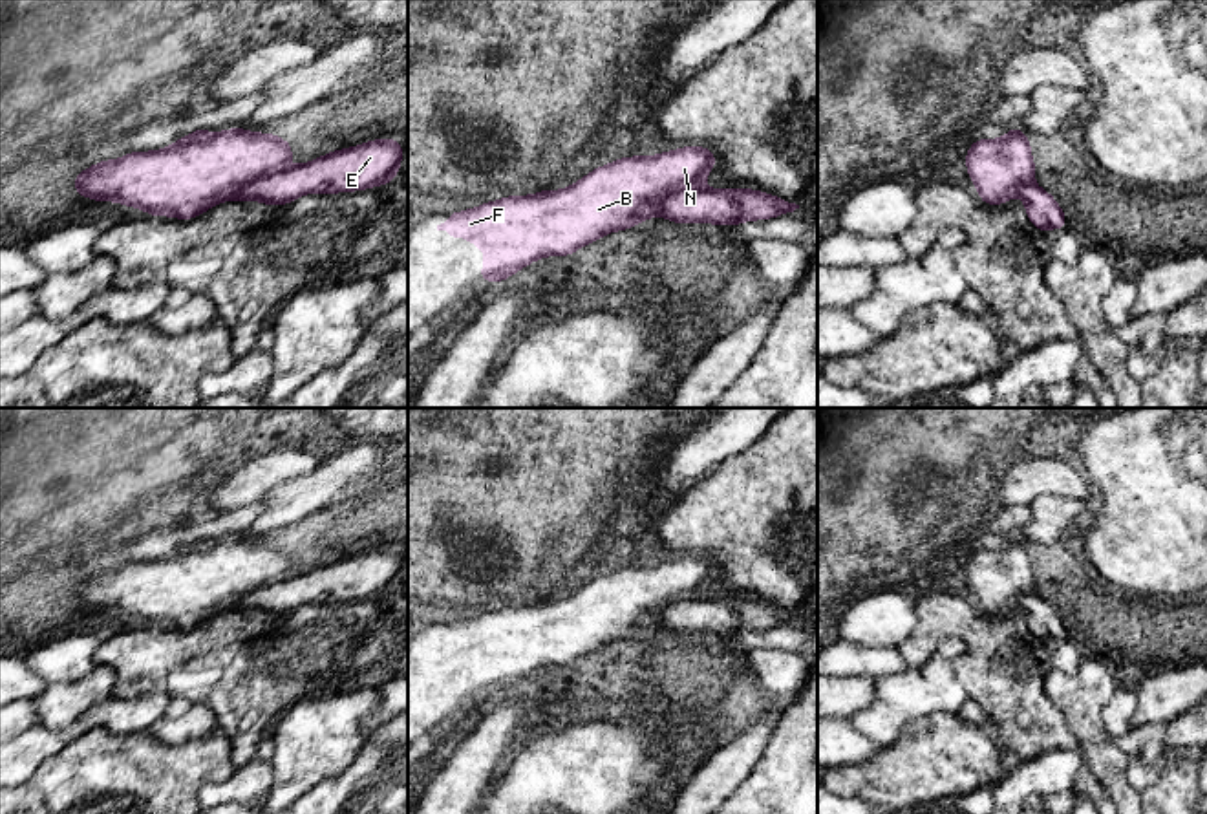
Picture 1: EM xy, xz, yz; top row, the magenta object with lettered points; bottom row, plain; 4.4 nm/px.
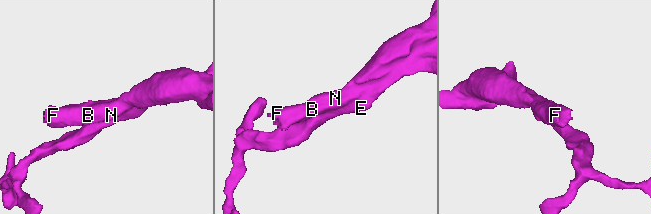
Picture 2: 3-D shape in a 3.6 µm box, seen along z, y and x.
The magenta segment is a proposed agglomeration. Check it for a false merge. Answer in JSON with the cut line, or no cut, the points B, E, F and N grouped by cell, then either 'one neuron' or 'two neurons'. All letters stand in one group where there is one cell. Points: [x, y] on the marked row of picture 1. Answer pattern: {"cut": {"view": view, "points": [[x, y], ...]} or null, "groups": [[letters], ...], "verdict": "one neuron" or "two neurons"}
{"cut": {"view": "xz", "points": [[699, 187], [675, 192], [661, 205], [657, 214]]}, "groups": [["B", "F", "N"], ["E"]], "verdict": "two neurons"}

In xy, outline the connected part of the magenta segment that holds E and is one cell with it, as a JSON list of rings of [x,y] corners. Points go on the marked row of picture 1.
[[[375,139],[269,174],[249,185],[238,199],[287,205],[302,194],[366,190],[391,183],[401,163],[401,141]]]

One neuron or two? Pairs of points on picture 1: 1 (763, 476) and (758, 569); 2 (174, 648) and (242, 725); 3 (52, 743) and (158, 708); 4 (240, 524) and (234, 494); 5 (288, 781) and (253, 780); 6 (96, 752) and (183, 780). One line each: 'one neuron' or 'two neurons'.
1: one neuron
2: one neuron
3: one neuron
4: two neurons
5: two neurons
6: one neuron

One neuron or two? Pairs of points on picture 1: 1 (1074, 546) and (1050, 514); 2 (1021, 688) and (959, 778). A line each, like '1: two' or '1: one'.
1: one
2: two

